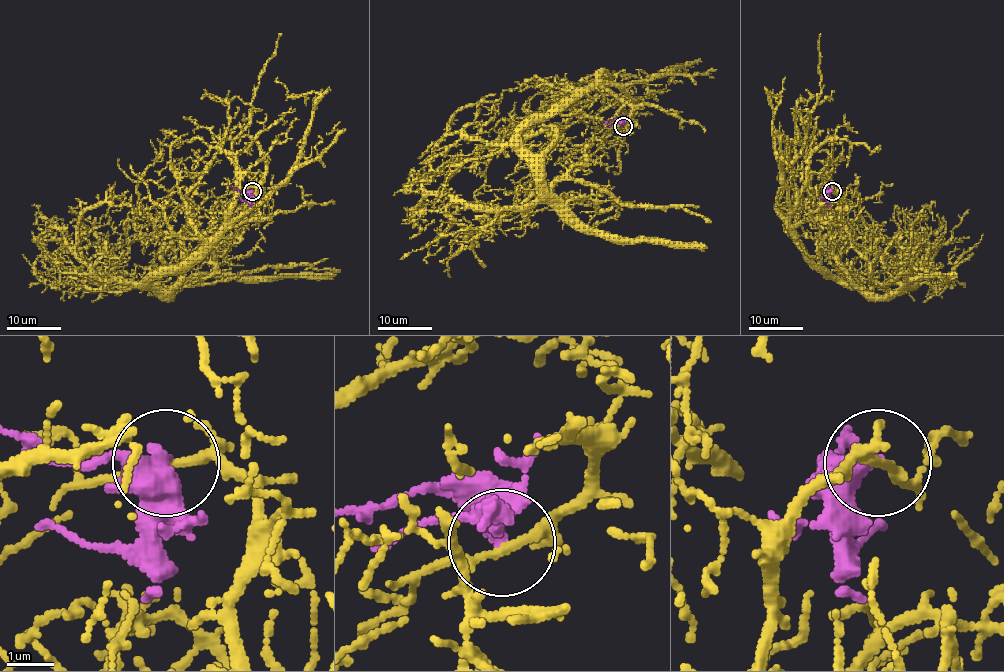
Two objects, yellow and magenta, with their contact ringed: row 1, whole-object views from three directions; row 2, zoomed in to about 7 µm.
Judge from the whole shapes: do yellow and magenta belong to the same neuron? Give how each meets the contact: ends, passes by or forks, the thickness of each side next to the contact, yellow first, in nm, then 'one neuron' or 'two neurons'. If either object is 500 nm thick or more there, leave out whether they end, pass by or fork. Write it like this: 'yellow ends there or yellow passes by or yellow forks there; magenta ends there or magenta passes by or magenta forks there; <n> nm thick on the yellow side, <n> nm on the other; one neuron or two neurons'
180 nm thick on the yellow side, 500 nm on the other; two neurons

